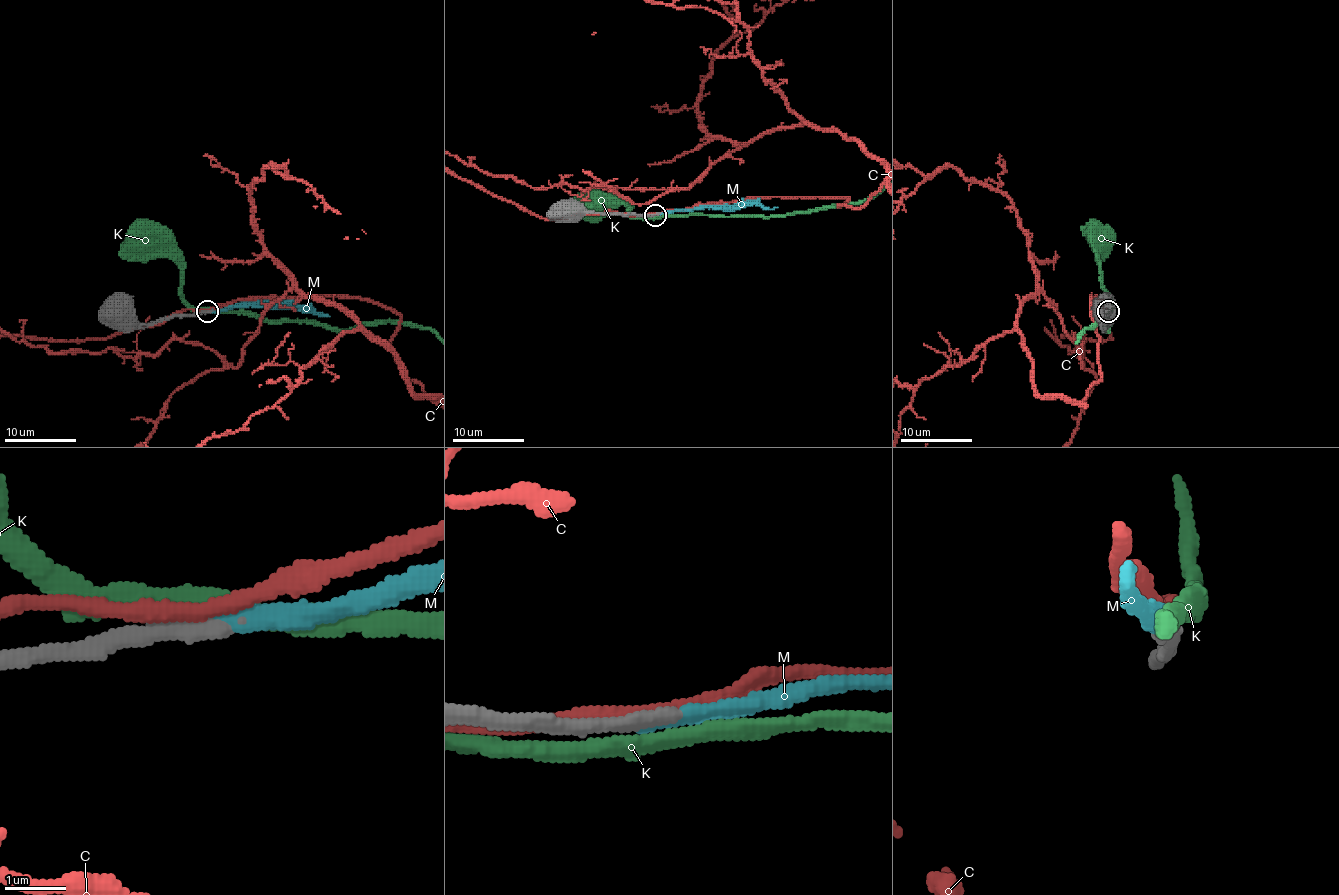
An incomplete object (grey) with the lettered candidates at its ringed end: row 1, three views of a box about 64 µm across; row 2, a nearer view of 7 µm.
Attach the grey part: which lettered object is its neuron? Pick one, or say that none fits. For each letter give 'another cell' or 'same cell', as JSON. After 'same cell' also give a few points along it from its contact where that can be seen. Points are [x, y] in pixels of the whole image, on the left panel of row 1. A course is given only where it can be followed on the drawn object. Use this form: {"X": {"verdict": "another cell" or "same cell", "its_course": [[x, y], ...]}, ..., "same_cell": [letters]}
{"C": {"verdict": "another cell"}, "K": {"verdict": "another cell"}, "M": {"verdict": "same cell"}, "same_cell": ["M"]}

